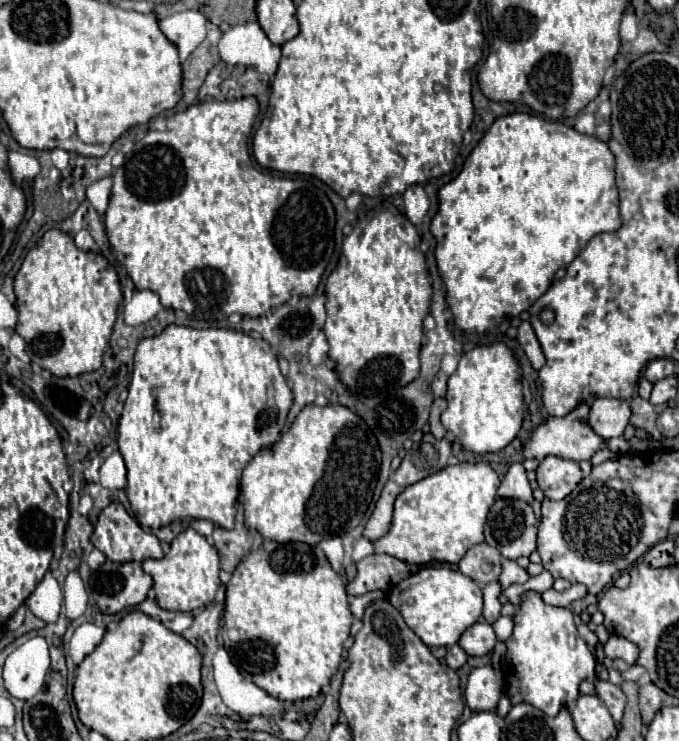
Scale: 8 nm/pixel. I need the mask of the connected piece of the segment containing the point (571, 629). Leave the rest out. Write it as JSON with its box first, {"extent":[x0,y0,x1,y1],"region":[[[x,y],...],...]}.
{"extent":[506,593,596,717],"region":[[[526,593],[514,617],[514,633],[506,641],[506,695],[512,705],[528,703],[548,717],[556,717],[562,707],[578,699],[582,681],[594,677],[596,659],[578,635],[574,615],[564,607],[548,607],[540,593]]]}

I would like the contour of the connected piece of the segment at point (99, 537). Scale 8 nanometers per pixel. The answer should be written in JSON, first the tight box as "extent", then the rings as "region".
{"extent":[92,503,164,563],"region":[[[110,503],[100,515],[94,526],[92,543],[98,547],[110,561],[128,563],[128,561],[144,561],[144,559],[160,559],[164,557],[160,541],[152,535],[142,531],[138,521],[126,513],[120,503]]]}

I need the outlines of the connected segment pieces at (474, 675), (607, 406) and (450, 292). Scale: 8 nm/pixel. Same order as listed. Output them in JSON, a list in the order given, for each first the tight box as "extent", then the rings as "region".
[{"extent":[464,665,504,713],"region":[[[492,665],[478,667],[468,677],[464,697],[472,713],[476,713],[476,709],[494,711],[504,693],[502,689],[504,689],[504,681],[502,681],[500,671],[496,671]]]},{"extent":[590,397,630,439],"region":[[[616,397],[596,399],[590,407],[590,427],[604,439],[620,437],[630,421],[630,403]]]},{"extent":[430,113,618,335],"region":[[[528,113],[496,119],[464,161],[460,175],[438,191],[438,213],[430,225],[436,239],[434,255],[446,285],[446,303],[454,315],[454,325],[466,333],[484,335],[500,325],[502,319],[520,315],[546,293],[554,273],[560,267],[568,267],[592,237],[618,227],[614,155],[606,143],[582,135],[560,121]]]}]

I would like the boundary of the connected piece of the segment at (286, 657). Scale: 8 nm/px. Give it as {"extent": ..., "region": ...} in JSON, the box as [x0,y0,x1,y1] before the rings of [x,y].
{"extent":[222,543,352,701],"region":[[[264,543],[256,553],[250,553],[244,561],[240,561],[240,565],[234,569],[232,573],[232,581],[228,583],[228,591],[226,591],[226,617],[224,617],[226,625],[222,627],[222,635],[224,635],[224,643],[228,649],[228,655],[232,659],[232,663],[238,667],[238,671],[248,677],[248,681],[252,681],[254,685],[258,685],[260,689],[264,689],[268,695],[280,699],[280,701],[302,701],[302,699],[310,699],[320,695],[322,687],[326,687],[332,679],[332,675],[336,673],[340,661],[342,661],[342,647],[344,641],[350,637],[350,625],[352,625],[352,613],[348,607],[348,593],[346,593],[346,585],[344,579],[332,569],[332,565],[328,563],[328,559],[324,557],[324,551],[320,547],[310,547],[306,543]]]}

